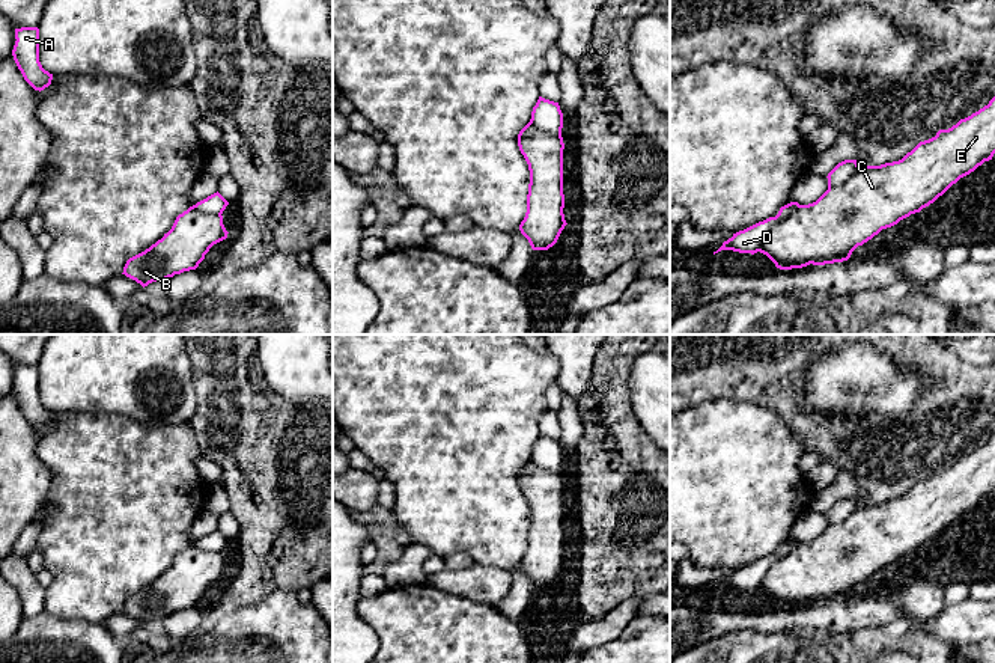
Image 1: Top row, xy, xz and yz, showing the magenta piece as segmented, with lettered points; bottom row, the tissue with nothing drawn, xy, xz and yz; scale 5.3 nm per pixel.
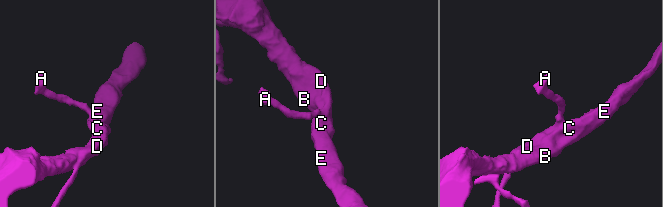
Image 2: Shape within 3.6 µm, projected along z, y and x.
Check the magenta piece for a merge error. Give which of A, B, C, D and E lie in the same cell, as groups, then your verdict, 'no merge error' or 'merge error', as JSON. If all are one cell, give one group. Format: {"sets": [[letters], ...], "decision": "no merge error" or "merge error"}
{"sets": [["A", "D"], ["B", "C", "E"]], "decision": "merge error"}

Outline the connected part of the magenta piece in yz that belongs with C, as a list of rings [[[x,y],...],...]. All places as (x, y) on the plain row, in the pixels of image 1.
[[[995,434],[902,497],[858,503],[846,520],[774,564],[759,589],[780,607],[847,598],[858,583],[933,541],[993,491]]]

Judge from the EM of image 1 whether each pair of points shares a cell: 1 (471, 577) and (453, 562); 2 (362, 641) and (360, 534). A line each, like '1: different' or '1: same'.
1: different
2: same

